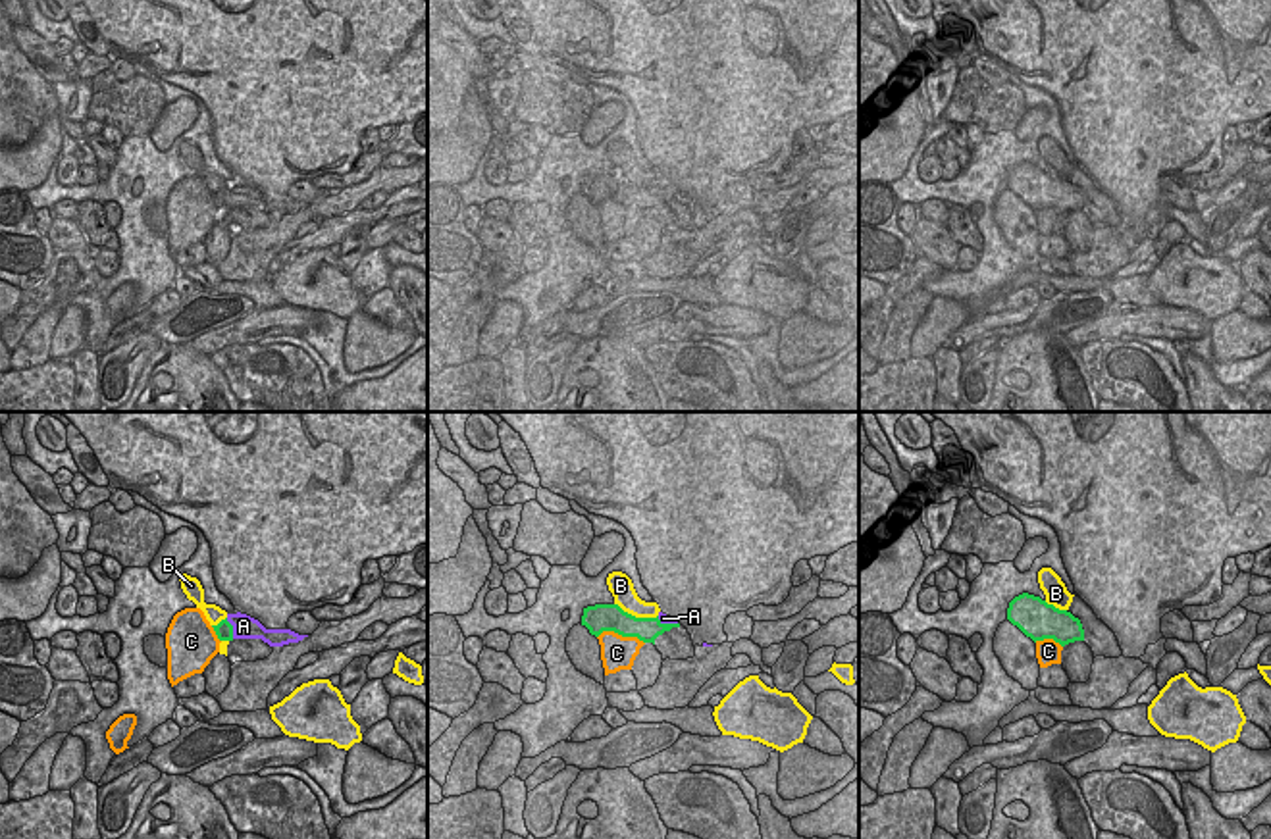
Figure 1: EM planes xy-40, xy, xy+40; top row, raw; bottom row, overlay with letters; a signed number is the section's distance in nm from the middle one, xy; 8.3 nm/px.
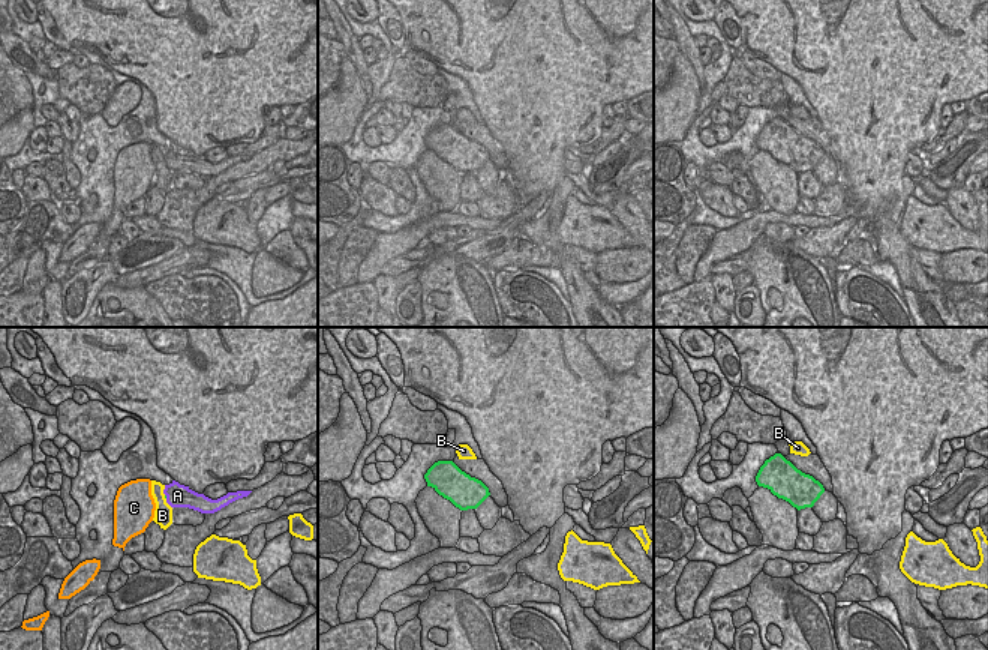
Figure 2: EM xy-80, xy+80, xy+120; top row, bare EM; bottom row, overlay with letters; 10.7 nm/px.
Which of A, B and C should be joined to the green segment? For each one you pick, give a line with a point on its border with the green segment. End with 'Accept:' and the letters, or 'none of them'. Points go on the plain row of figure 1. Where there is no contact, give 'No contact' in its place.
A: Touches green at xy-40 (232, 197)
Accept: A

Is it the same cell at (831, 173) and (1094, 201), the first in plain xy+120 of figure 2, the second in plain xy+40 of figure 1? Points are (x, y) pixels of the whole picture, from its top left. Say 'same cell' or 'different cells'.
different cells

